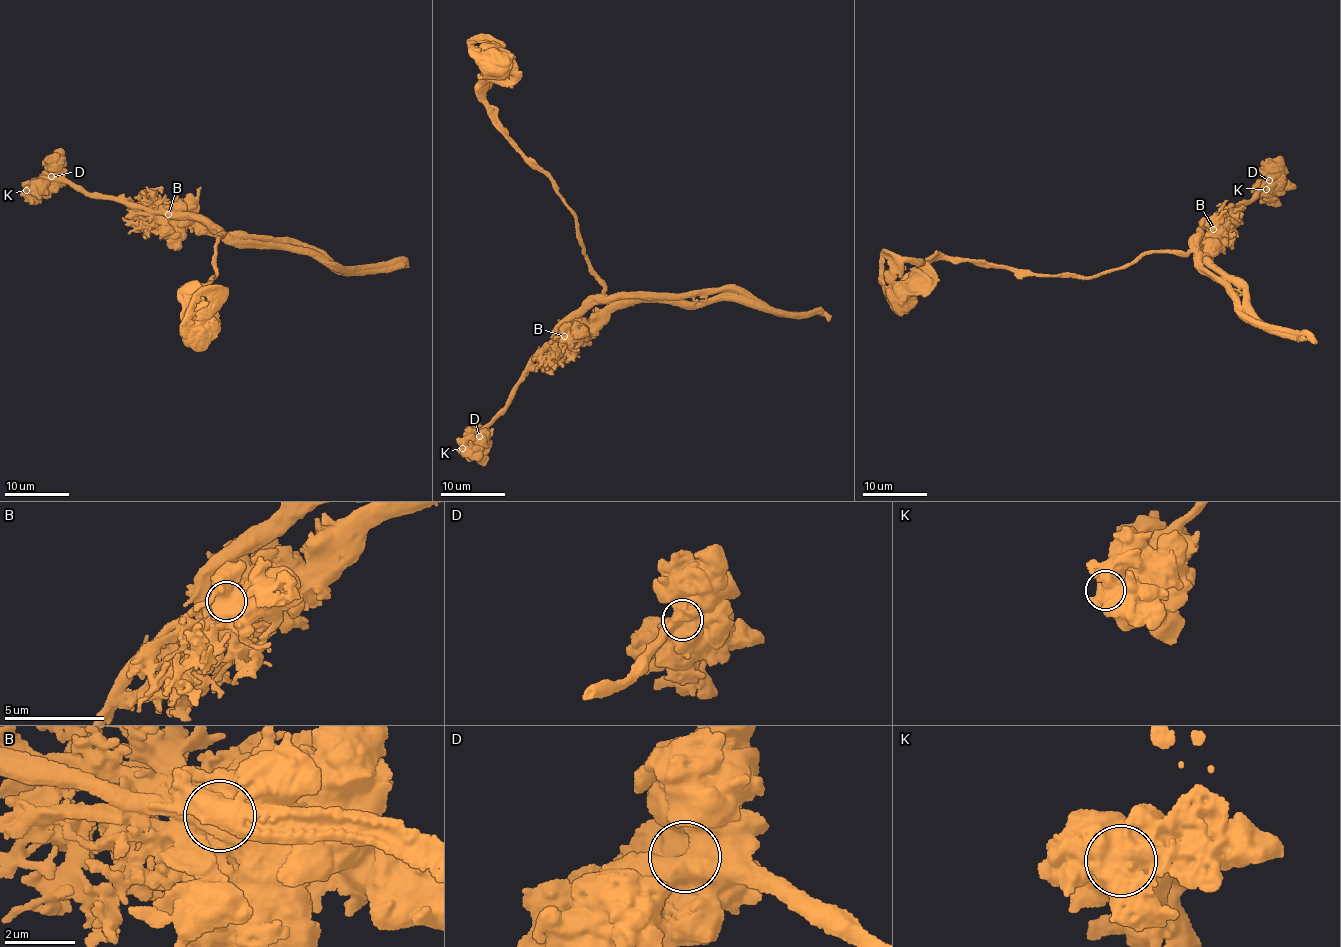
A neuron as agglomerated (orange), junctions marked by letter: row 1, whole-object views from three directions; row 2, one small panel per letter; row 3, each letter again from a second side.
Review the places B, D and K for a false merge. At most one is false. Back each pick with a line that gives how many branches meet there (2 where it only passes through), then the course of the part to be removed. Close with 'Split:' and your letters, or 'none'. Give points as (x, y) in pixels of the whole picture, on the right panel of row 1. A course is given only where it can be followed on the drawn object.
B: Branches: 1. Course of the part to remove: (1213, 228), (1197, 232), (1190, 250), (1149, 252), (1091, 277), (1015, 273), (940, 257), (921, 264), (881, 251)
Split: B

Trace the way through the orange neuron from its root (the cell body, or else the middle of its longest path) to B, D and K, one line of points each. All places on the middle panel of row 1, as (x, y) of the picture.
B: (495, 67), (479, 92), (493, 124), (550, 179), (574, 215), (589, 271), (604, 287), (601, 296), (564, 335)
D: (495, 67), (479, 92), (493, 124), (550, 179), (604, 292), (536, 357), (479, 436)
K: (495, 67), (479, 92), (493, 124), (550, 179), (604, 292), (462, 448)

